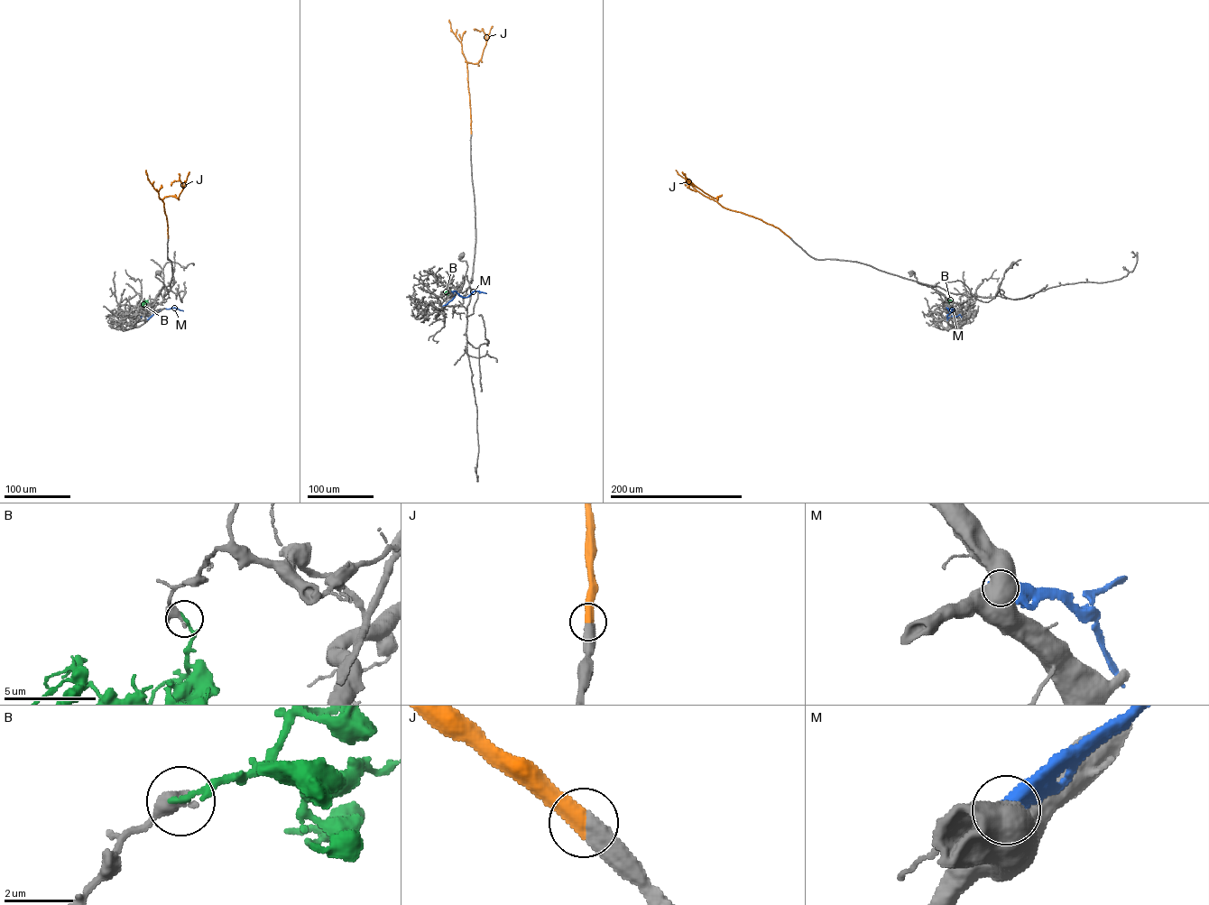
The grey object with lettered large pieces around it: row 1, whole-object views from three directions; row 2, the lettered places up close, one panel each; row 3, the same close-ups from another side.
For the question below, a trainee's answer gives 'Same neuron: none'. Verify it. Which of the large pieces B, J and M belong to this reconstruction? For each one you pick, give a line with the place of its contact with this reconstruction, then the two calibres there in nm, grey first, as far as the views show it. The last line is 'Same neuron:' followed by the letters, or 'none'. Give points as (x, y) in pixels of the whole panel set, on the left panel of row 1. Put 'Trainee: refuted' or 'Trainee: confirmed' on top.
Trainee: refuted
J: contact (168, 238); calibres 550 and 500 nm
Same neuron: J

